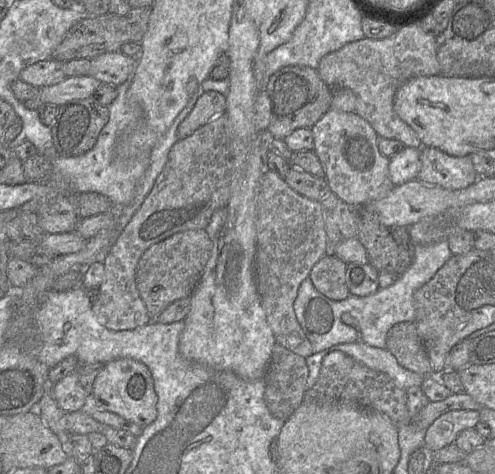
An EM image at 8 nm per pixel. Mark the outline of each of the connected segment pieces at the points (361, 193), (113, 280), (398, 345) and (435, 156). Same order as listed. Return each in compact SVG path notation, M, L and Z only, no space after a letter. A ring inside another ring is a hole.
M329 109L312 127L314 138L313 152L318 156L324 171L325 180L331 191L352 208L384 198L394 187L389 175L389 158L378 149L378 134L362 117L351 112Z
M221 114L192 135L174 143L153 188L103 262L105 278L95 290L95 298L91 298L92 310L101 325L113 331L124 331L151 322L136 284L138 262L148 248L176 233L205 229L214 212L227 204L232 140L232 124L225 114Z
M399 322L393 325L386 335L386 349L395 356L398 364L410 371L422 375L424 378L434 376L433 368L418 335L414 322Z
M423 146L417 180L446 189L466 188L479 179L469 156L449 155L437 148Z

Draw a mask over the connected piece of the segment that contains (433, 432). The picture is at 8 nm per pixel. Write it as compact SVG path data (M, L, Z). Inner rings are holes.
M455 410L446 412L427 428L424 447L433 453L439 451L454 443L458 434L463 430L475 428L479 421L479 411Z

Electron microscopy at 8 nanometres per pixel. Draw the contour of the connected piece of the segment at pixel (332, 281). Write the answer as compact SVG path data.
M326 253L311 269L309 279L327 298L340 301L349 296L345 278L346 263L331 253Z

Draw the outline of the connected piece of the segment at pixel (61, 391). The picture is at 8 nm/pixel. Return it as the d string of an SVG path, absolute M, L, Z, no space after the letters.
M79 369L53 384L53 396L63 412L82 411L89 396L79 382Z

